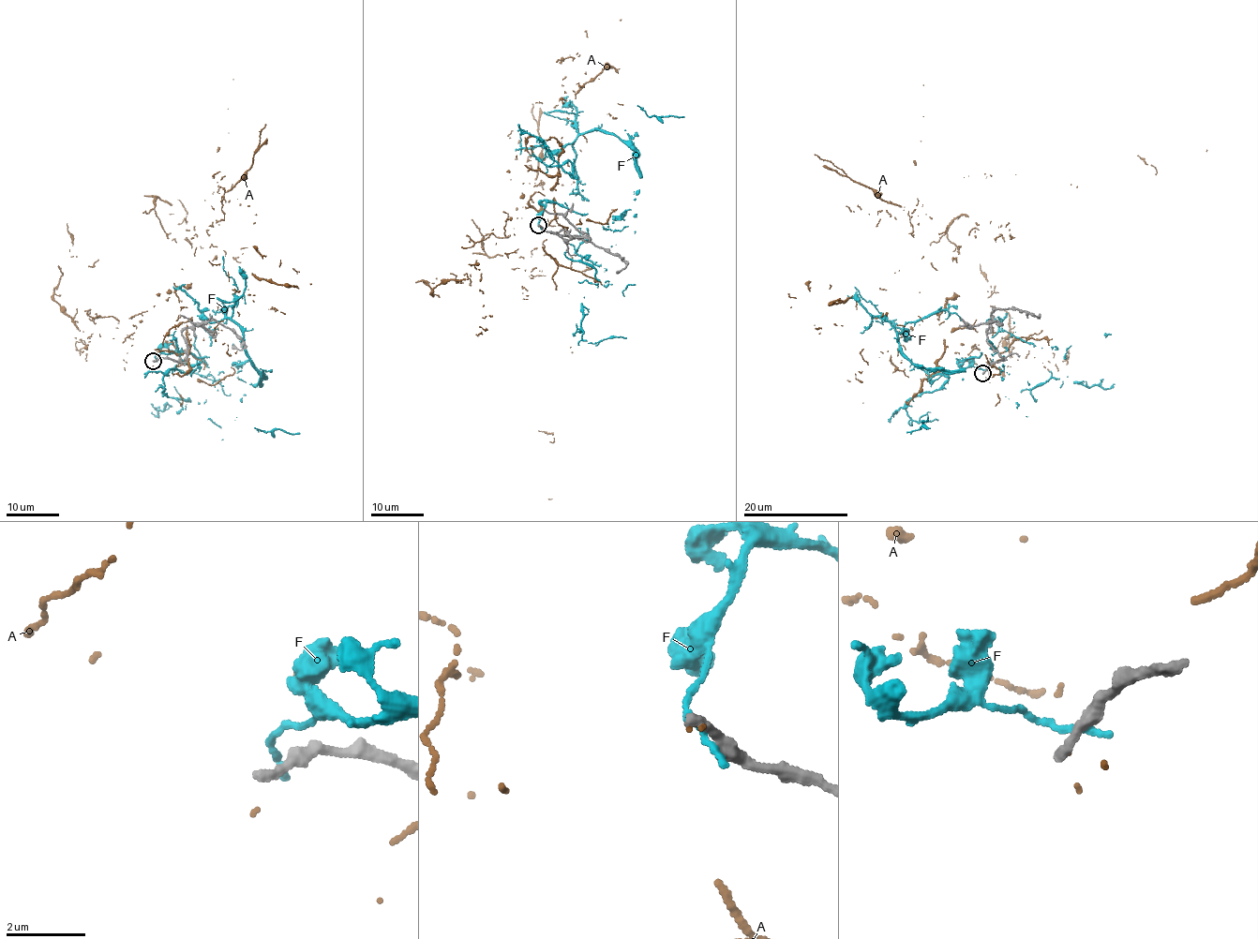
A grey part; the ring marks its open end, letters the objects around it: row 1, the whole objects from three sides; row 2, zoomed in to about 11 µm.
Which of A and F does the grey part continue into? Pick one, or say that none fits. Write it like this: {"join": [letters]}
{"join": []}

